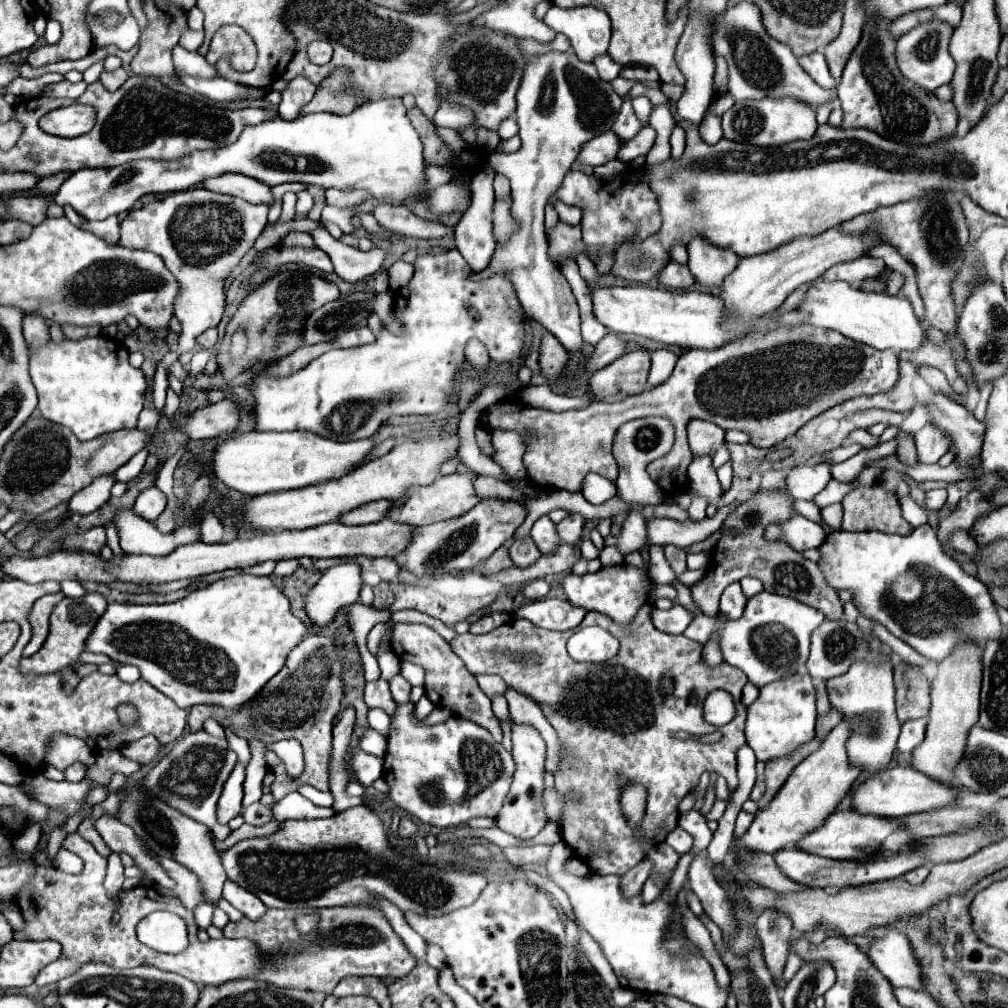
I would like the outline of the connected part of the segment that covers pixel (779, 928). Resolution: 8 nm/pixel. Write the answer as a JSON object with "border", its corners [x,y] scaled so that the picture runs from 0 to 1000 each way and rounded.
{"border":[[[759,903],[749,913],[749,923],[757,937],[757,948],[759,948],[761,960],[767,964],[767,968],[775,970],[775,964],[781,952],[783,931],[787,927],[785,913],[769,903]]]}

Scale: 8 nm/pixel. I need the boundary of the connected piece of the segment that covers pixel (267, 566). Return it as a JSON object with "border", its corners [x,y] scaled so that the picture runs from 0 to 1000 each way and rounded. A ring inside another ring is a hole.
{"border":[[[267,556],[267,558],[261,558],[261,560],[249,562],[249,563],[241,565],[241,567],[243,567],[243,569],[253,569],[253,571],[269,571],[269,569],[271,569],[271,565],[273,565],[273,560],[275,560],[275,558]]]}

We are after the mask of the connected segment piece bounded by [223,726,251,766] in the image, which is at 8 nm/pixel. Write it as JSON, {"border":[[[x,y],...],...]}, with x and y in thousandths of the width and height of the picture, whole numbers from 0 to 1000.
{"border":[[[221,720],[221,722],[223,722],[223,730],[225,730],[224,733],[227,741],[235,748],[236,755],[245,760],[249,753],[249,747],[245,735],[232,729],[225,720]]]}

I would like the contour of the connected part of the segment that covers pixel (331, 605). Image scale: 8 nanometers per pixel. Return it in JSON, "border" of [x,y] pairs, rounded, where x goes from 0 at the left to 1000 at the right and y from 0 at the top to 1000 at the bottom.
{"border":[[[336,560],[320,567],[318,575],[303,589],[303,607],[309,621],[326,621],[334,607],[356,595],[358,563],[354,560]]]}

